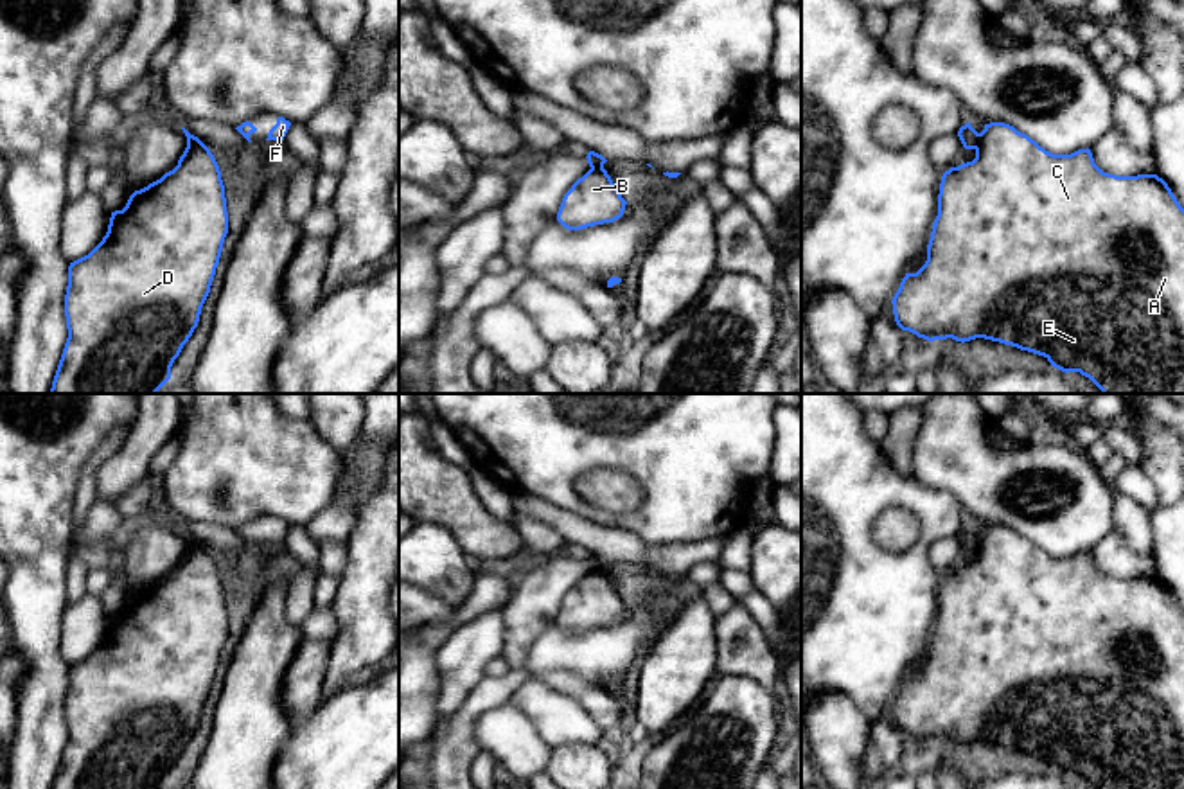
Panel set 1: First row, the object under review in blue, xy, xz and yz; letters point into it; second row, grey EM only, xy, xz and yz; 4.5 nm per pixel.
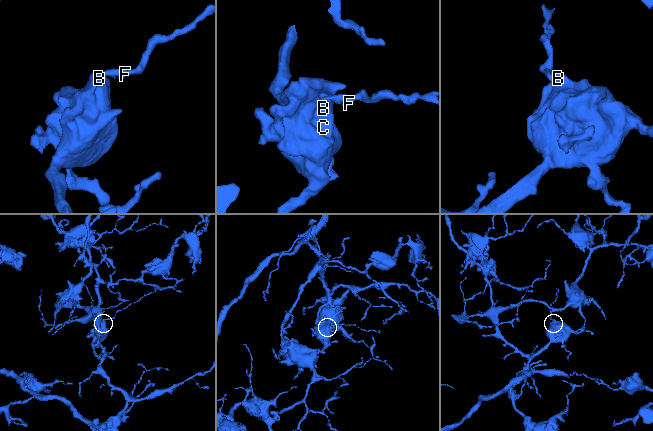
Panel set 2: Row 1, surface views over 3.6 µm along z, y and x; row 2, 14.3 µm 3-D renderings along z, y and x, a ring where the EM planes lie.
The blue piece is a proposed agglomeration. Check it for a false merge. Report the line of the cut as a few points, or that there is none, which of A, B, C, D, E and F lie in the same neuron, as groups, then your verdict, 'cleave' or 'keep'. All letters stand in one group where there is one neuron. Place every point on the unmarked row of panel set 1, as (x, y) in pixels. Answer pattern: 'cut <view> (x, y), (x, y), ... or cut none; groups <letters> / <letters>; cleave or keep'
cut yz (980, 536), (974, 550); groups A B C D E / F; cleave

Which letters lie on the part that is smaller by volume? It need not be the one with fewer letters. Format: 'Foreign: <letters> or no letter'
Foreign: F

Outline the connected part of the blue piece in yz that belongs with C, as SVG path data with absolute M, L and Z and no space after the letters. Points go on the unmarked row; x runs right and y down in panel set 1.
M1004 525L985 527L976 561L943 575L938 618L927 647L927 663L916 676L906 676L893 703L895 724L927 744L985 740L1044 758L1062 775L1080 775L1096 789L1184 789L1184 611L1157 577L1116 579L1103 575L1091 552L1053 557L1028 537Z

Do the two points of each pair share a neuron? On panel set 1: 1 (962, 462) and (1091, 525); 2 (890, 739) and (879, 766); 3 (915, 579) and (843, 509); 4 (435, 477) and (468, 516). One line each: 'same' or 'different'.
1: same
2: same
3: same
4: same

